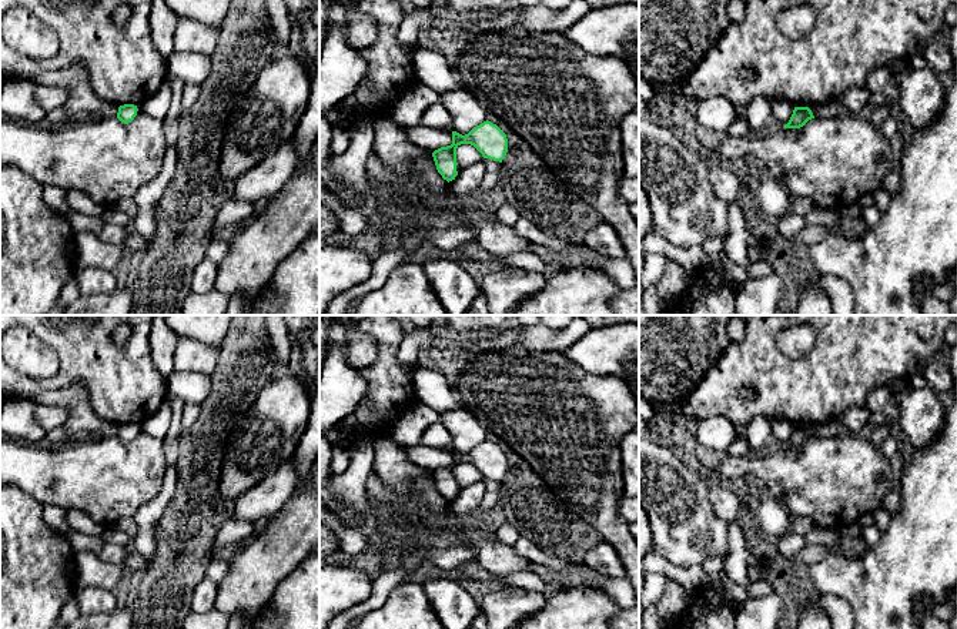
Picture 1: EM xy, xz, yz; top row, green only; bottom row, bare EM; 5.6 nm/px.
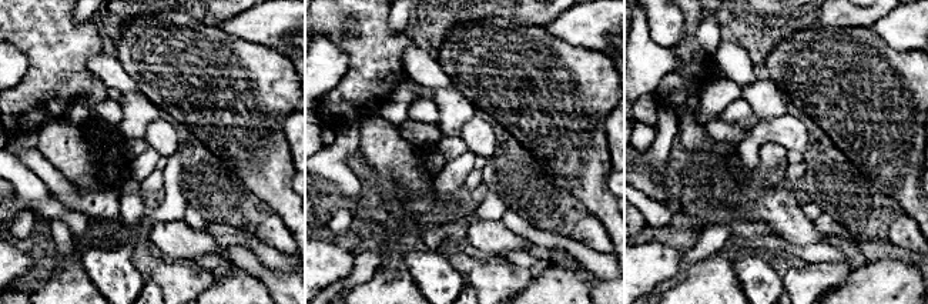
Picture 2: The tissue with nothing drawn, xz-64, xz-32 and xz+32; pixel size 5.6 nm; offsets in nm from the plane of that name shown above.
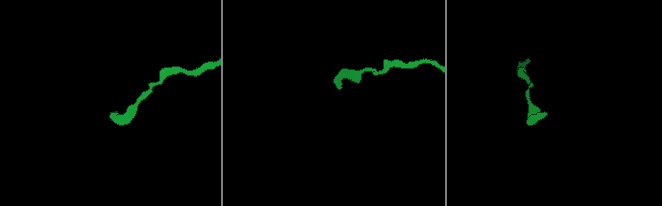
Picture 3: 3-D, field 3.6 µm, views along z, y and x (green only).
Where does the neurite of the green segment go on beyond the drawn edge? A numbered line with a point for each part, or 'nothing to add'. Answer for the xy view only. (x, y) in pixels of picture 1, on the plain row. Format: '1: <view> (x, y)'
nothing to add

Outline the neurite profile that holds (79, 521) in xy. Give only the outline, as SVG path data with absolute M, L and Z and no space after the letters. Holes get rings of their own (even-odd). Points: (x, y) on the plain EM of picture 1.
M78 509L66 511L68 526L88 536L103 536L106 526L93 521L86 512Z

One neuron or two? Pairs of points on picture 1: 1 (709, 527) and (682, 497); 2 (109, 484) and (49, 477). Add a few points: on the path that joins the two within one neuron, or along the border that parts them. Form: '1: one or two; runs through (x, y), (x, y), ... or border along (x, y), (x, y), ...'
1: one; runs through (702, 519), (688, 504)
2: one; runs through (94, 477), (63, 477)

